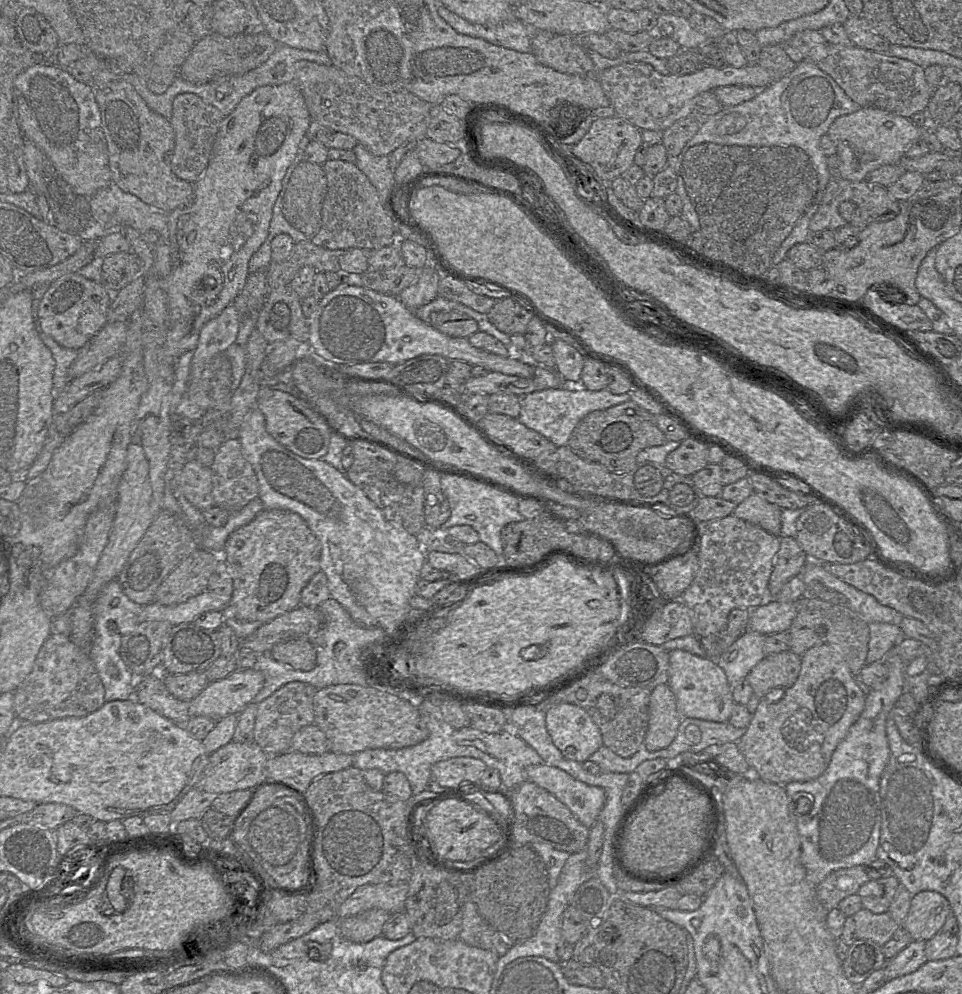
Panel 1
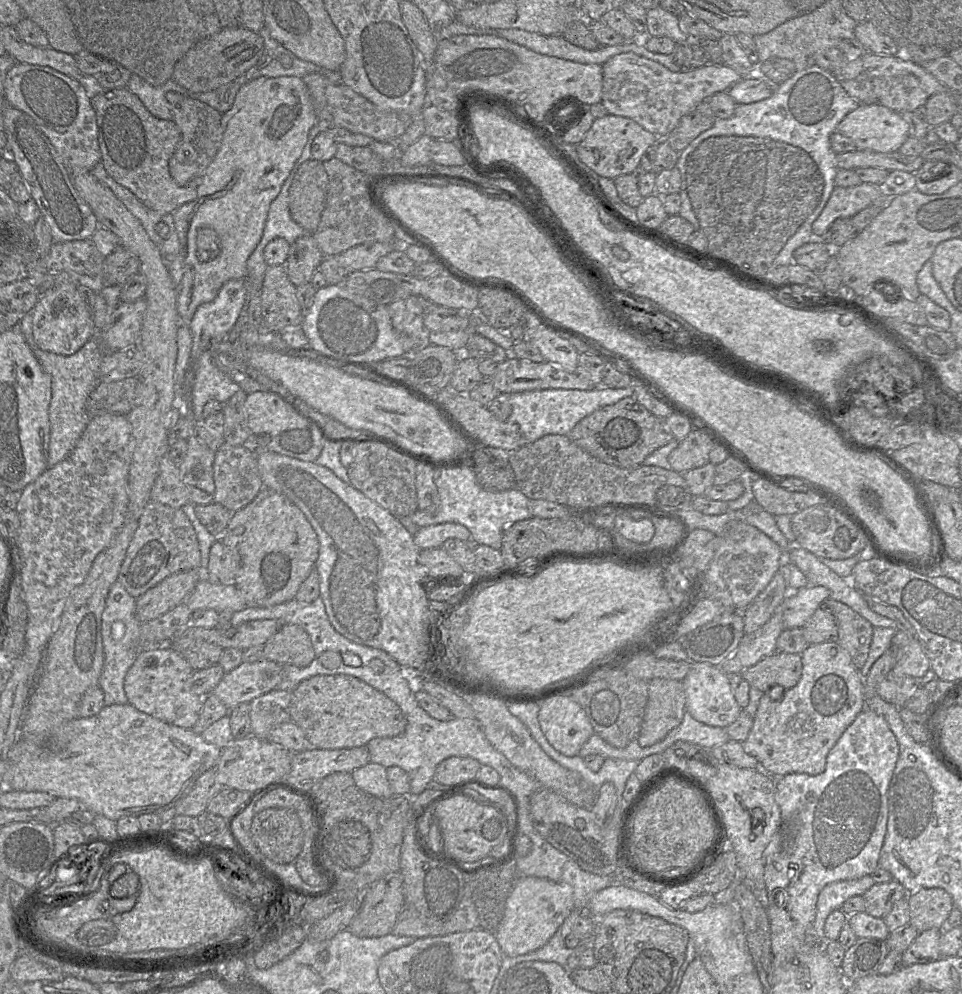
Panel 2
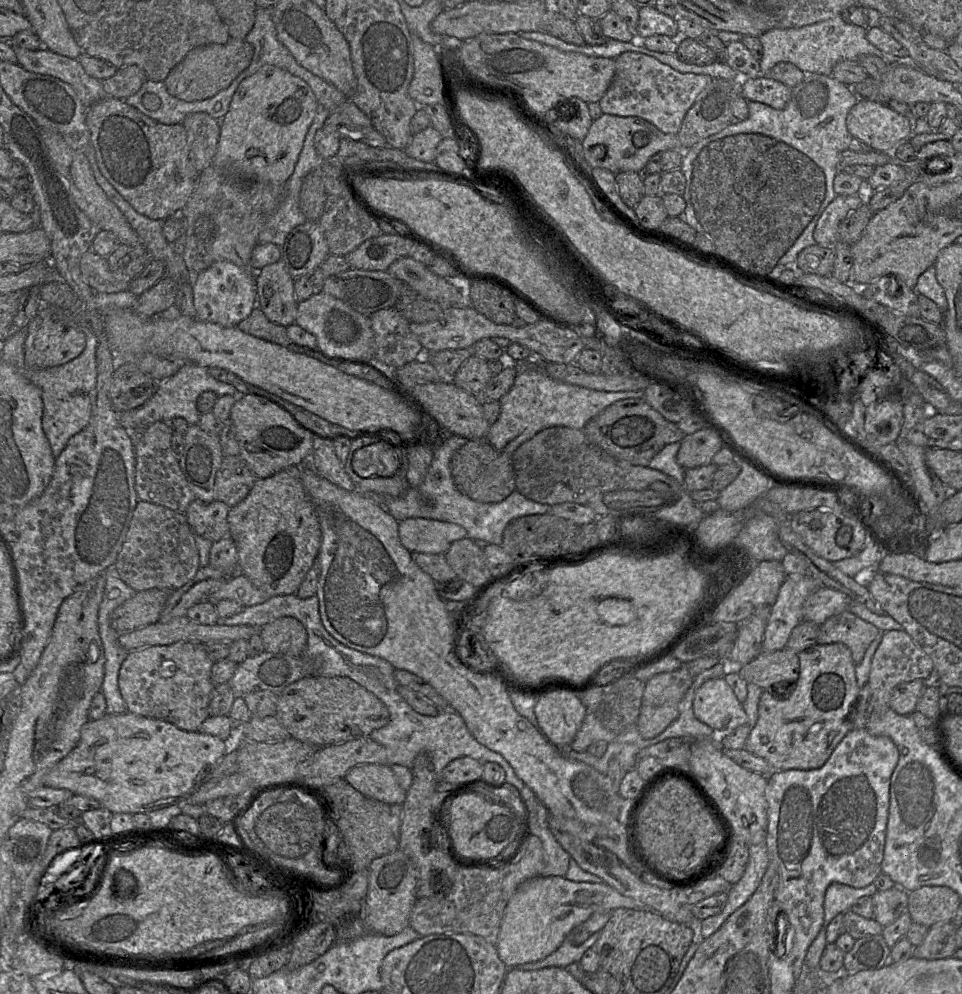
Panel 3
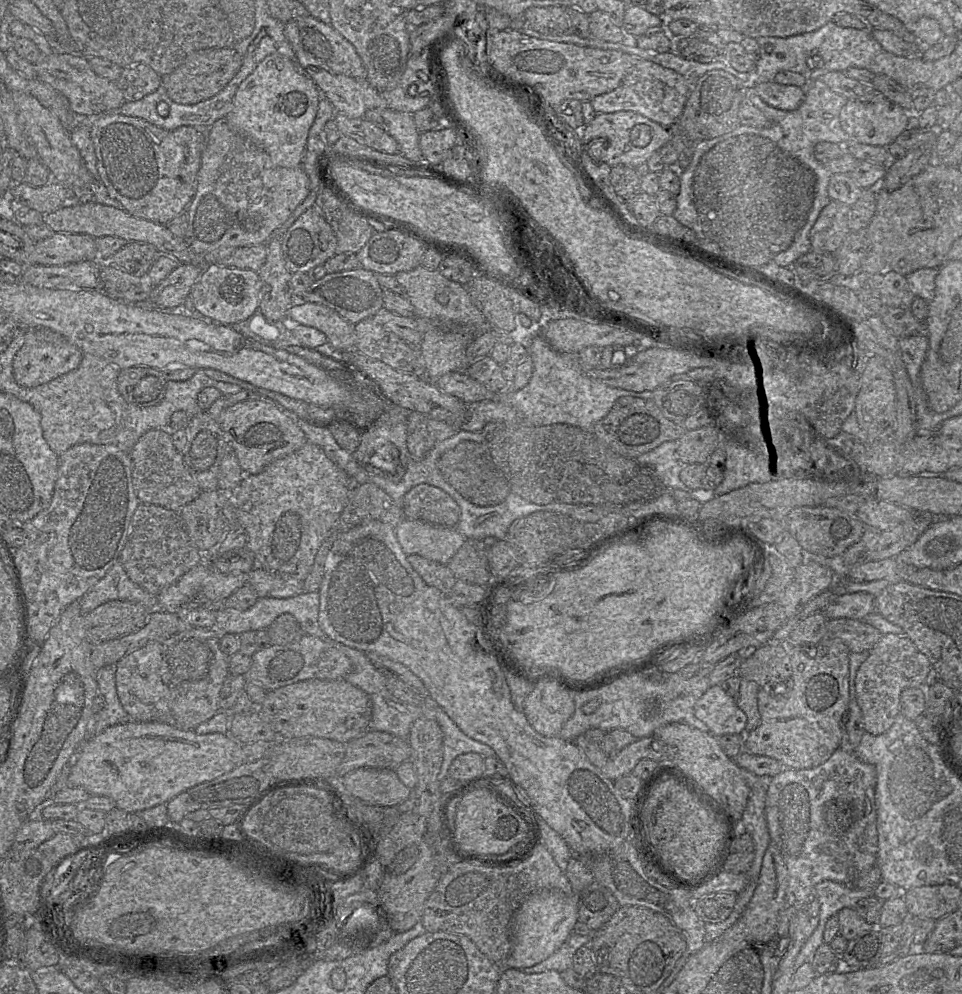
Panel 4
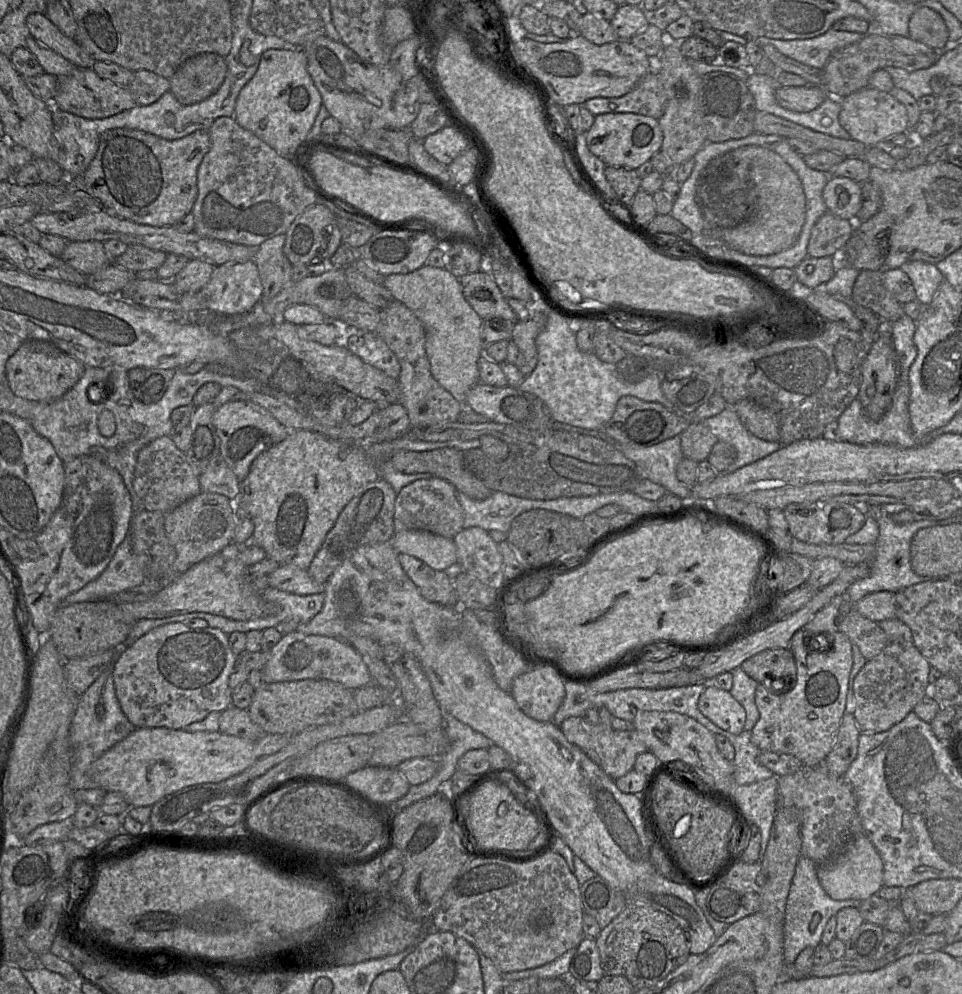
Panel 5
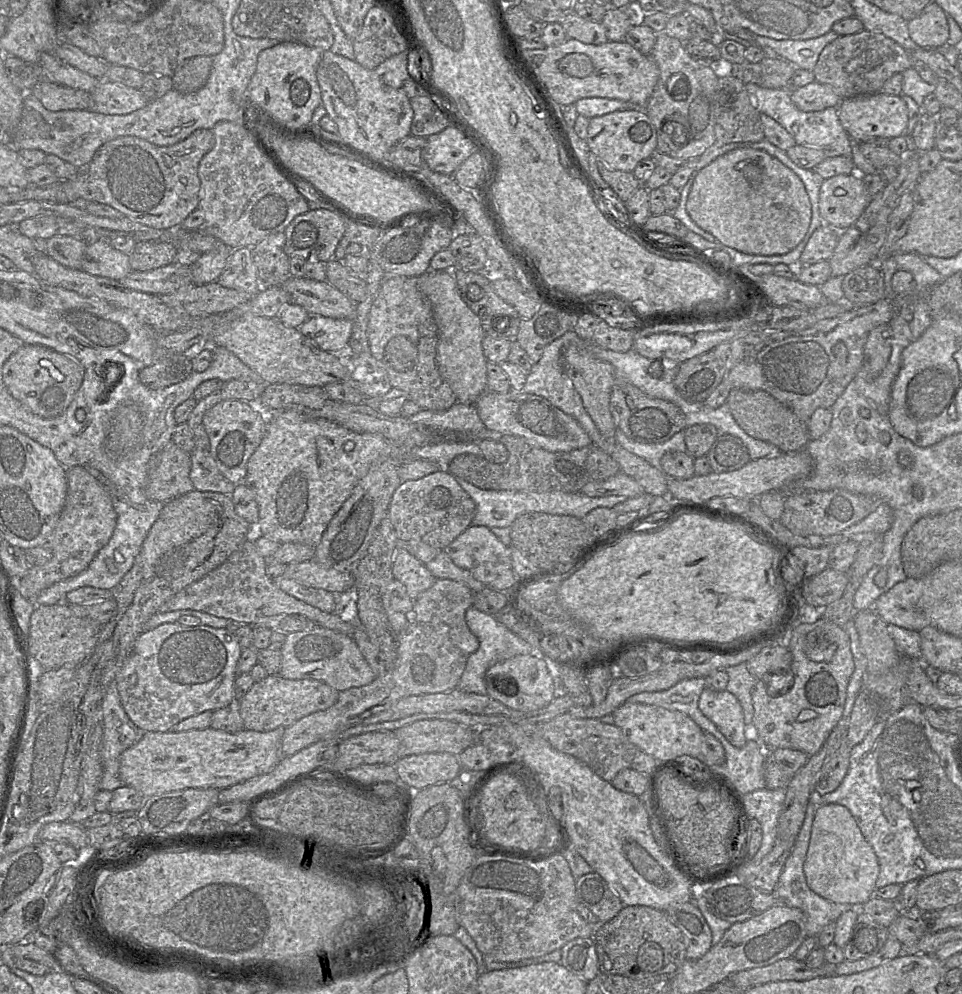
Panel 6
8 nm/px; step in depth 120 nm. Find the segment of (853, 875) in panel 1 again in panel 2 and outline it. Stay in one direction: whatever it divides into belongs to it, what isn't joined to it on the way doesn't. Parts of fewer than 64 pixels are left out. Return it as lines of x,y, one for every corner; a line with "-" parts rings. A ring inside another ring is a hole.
871,875
858,879
831,882
820,891
816,903
816,916
810,932
821,941
826,941
824,926
827,917
834,910
841,909
846,900
853,896
863,895
875,884

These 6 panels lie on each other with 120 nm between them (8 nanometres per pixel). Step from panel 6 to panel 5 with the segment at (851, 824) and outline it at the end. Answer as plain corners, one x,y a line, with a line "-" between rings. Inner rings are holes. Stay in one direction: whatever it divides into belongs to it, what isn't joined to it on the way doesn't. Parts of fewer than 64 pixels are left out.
856,835
846,850
828,863
817,866
817,877
824,891
834,900
866,900
883,886
883,861
865,835

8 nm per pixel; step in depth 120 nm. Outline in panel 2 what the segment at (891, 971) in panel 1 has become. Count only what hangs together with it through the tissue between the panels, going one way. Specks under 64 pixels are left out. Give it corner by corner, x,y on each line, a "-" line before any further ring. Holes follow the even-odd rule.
928,929
918,934
903,952
903,966
929,963
941,958
940,938
944,929

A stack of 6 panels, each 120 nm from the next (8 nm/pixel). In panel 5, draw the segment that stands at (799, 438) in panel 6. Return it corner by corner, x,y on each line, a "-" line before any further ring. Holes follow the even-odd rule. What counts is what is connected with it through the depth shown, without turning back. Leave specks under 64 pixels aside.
741,400
739,402
737,402
735,405
728,406
728,407
733,407
733,409
735,410
736,414
738,415
738,417
739,417
741,423
743,424
743,426
750,433
752,433
754,436
756,436
757,438
760,438
762,440
769,441
769,442
779,442
778,421
777,421
776,416
774,414
772,414
770,411
760,407
759,405
755,404
754,402
752,402
750,400

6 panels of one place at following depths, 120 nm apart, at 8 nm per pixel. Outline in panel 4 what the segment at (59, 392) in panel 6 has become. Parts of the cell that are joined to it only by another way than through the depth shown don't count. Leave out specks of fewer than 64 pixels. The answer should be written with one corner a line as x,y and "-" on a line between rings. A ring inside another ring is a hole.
45,327
24,331
24,342
13,359
13,377
19,386
33,388
76,369
83,353
61,334

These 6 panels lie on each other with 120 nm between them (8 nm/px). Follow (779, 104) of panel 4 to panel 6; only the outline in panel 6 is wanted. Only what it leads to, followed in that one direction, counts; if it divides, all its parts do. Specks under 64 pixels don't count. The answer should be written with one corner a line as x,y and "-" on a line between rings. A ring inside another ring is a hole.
817,81
799,88
793,88
790,92
793,104
801,111
821,111
829,107
838,107
842,98
838,96
828,84

